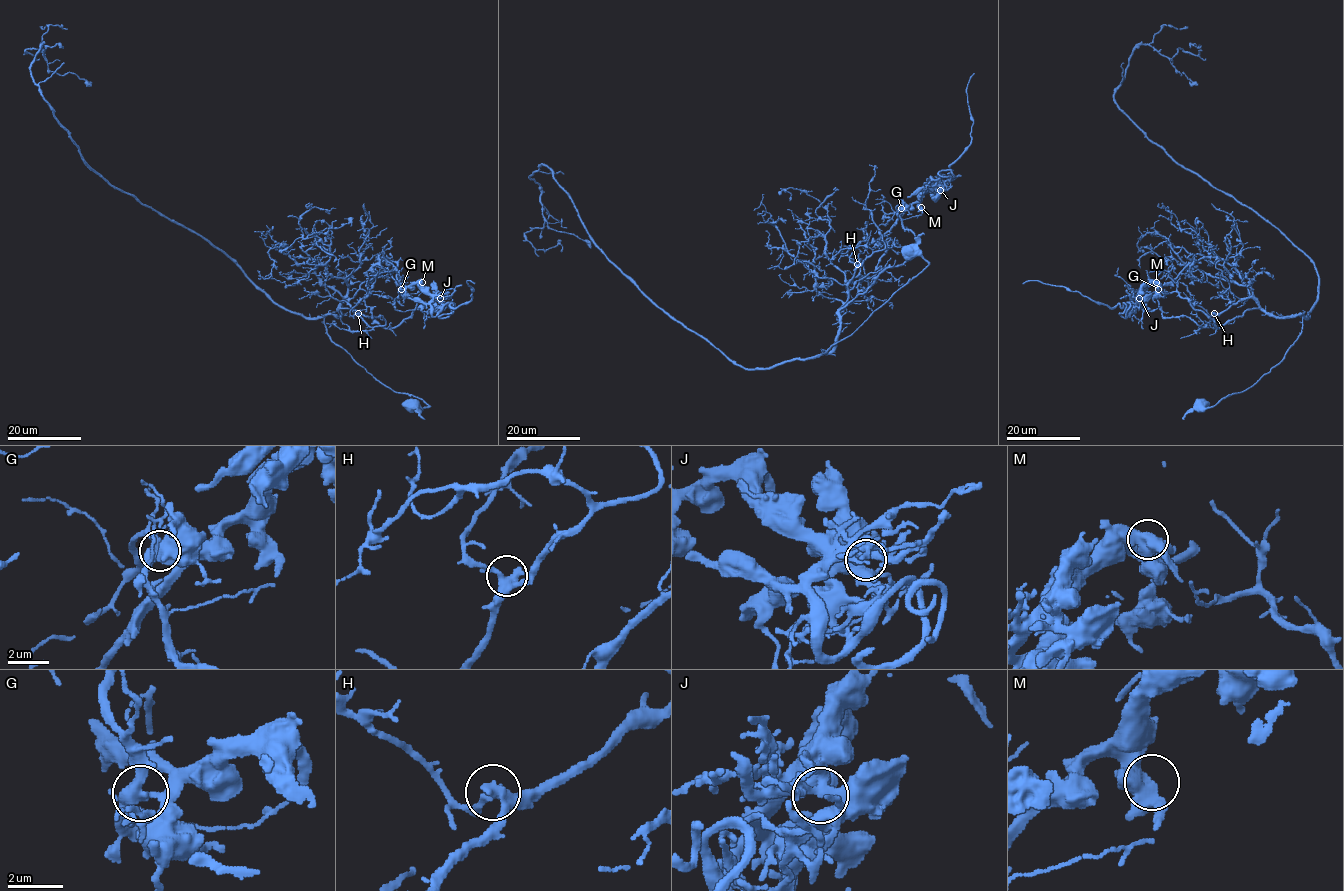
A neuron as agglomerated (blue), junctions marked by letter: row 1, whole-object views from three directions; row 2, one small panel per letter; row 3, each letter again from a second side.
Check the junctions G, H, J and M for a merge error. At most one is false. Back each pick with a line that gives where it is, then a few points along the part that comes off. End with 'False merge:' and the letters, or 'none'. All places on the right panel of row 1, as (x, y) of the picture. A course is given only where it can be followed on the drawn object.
G: (1158, 289) | (1158, 289), (1149, 284), (1127, 309), (1126, 303), (1122, 308), (1098, 304), (1063, 286), (1023, 284)
False merge: G

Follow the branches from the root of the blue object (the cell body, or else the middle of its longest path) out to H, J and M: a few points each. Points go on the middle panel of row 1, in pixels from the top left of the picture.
H: (911, 254), (927, 266), (824, 352), (832, 348), (839, 310), (857, 264)
J: (911, 254), (927, 266), (824, 352), (840, 310), (911, 256), (916, 237), (898, 212), (940, 190)
M: (911, 254), (927, 266), (824, 352), (840, 310), (911, 256), (916, 237), (902, 221), (921, 207)

